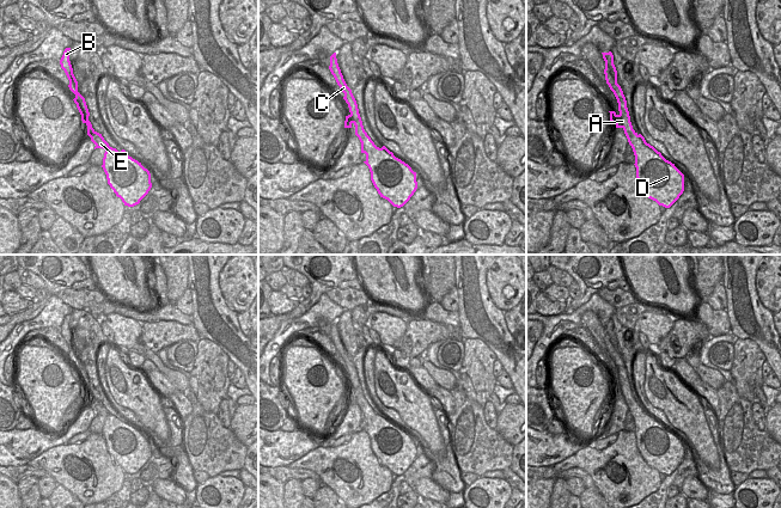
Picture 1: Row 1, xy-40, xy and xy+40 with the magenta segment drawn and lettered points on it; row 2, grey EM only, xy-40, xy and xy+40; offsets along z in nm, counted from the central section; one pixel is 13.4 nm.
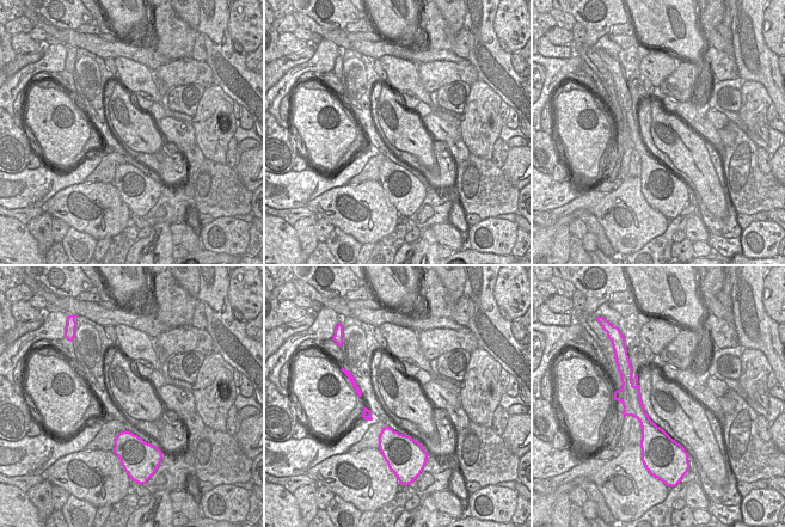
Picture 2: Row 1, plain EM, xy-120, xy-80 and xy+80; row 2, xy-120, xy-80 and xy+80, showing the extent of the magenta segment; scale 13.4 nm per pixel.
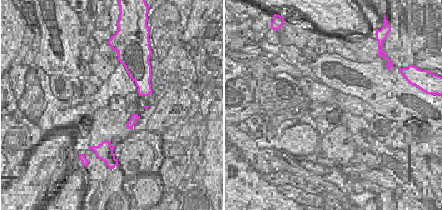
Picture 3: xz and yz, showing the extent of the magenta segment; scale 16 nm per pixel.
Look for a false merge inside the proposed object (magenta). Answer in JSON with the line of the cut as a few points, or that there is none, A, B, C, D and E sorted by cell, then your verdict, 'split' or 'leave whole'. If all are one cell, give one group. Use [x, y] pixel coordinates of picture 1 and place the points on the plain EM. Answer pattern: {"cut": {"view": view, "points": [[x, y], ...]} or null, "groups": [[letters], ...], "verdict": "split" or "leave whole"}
{"cut": {"view": "xy+40", "points": [[646, 410], [638, 415], [634, 421]]}, "groups": [["A", "B", "C", "E"], ["D"]], "verdict": "split"}

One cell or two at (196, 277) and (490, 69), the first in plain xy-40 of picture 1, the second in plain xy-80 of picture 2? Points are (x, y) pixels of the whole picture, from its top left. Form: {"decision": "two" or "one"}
{"decision": "one"}

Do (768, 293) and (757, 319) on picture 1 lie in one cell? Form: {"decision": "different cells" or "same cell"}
{"decision": "different cells"}

